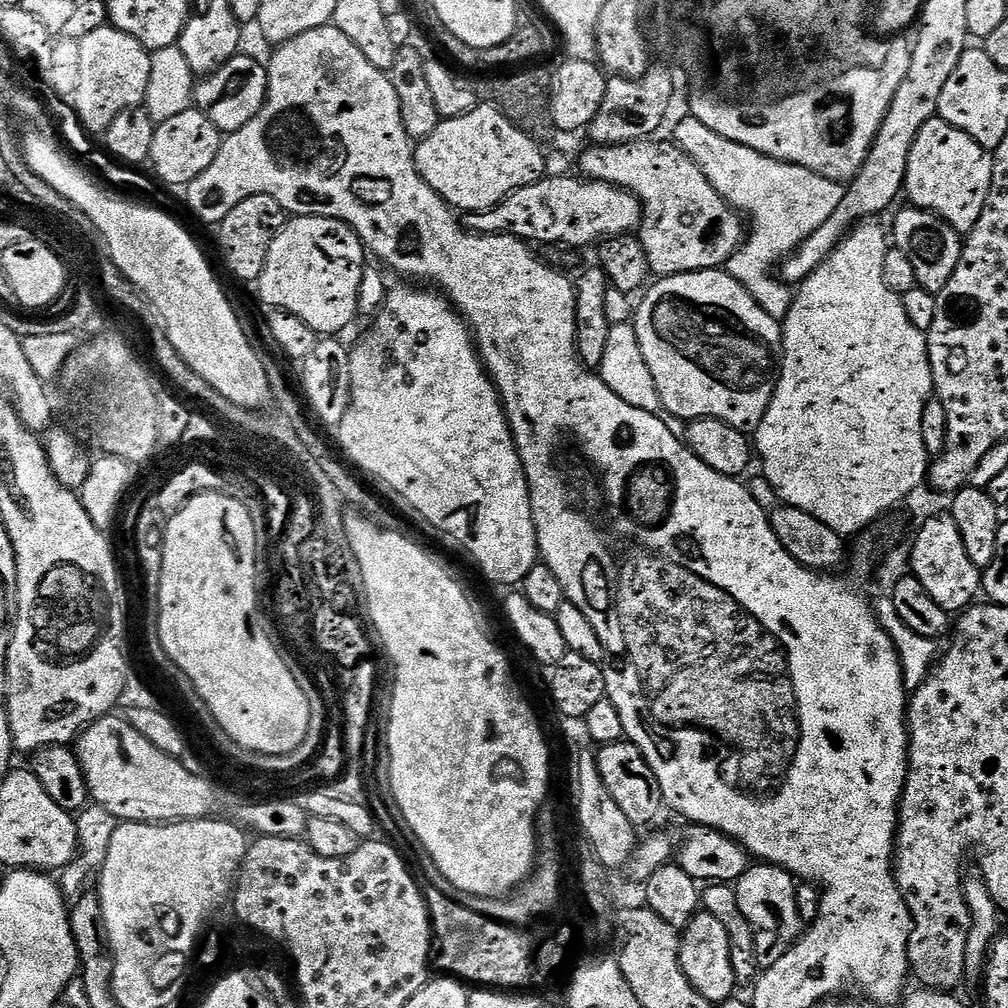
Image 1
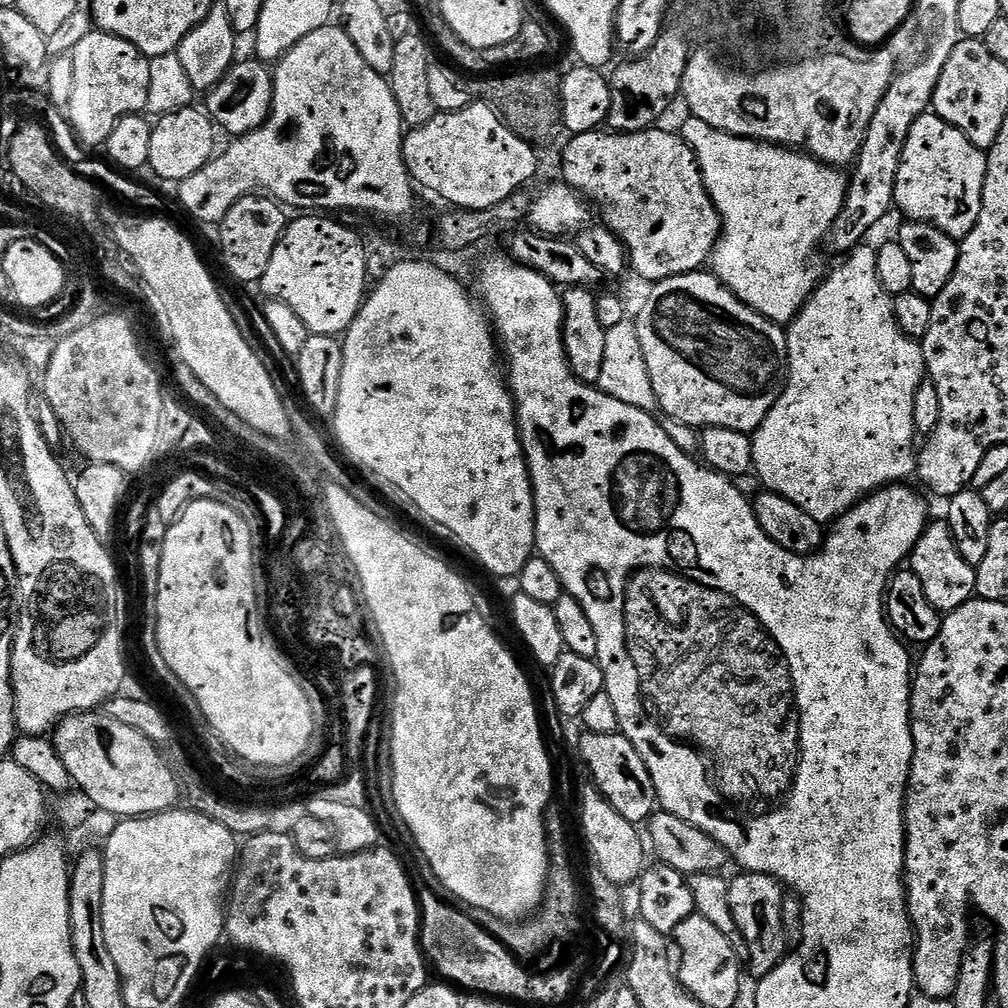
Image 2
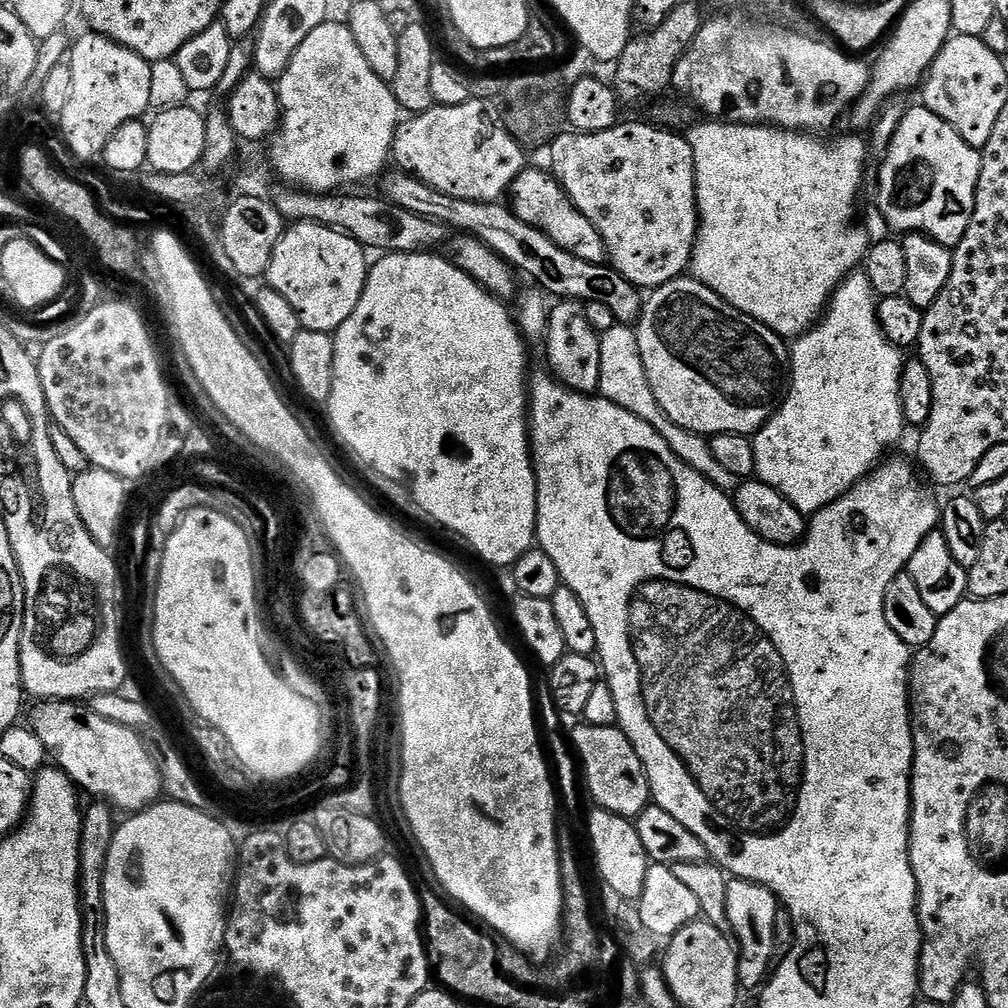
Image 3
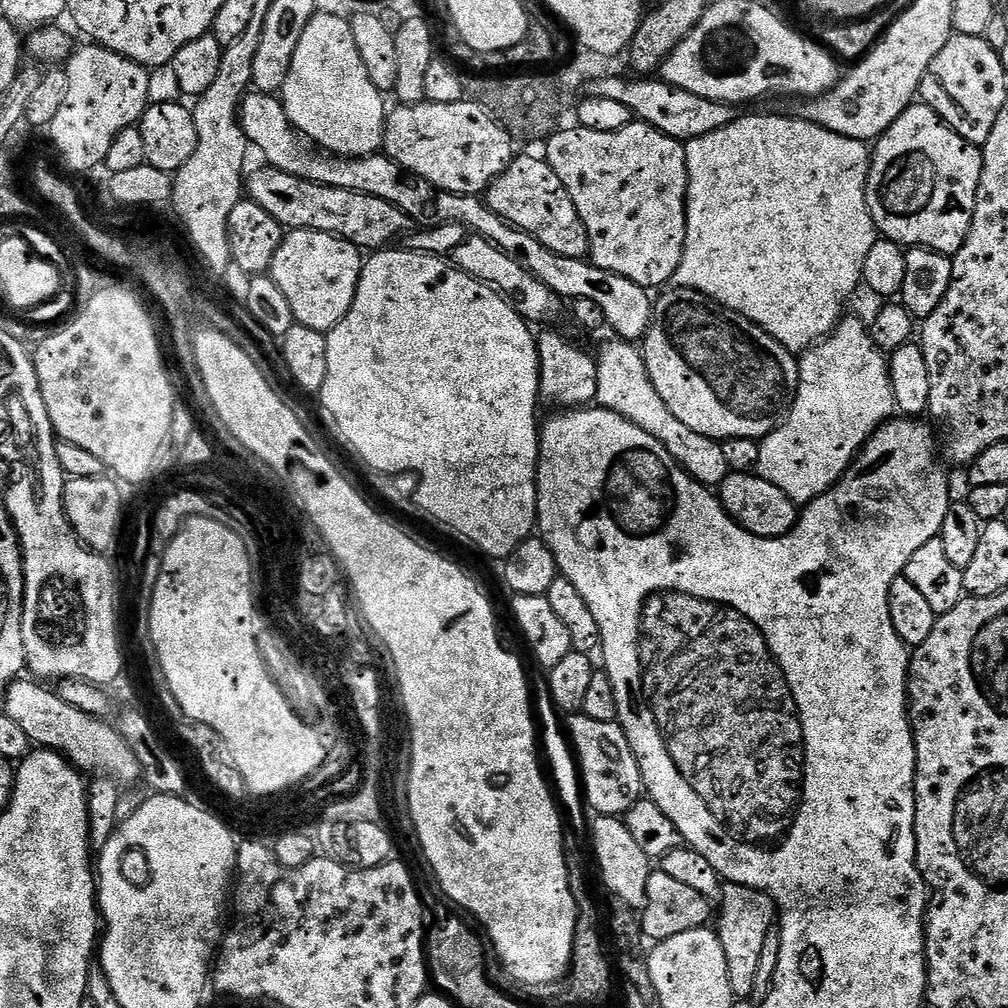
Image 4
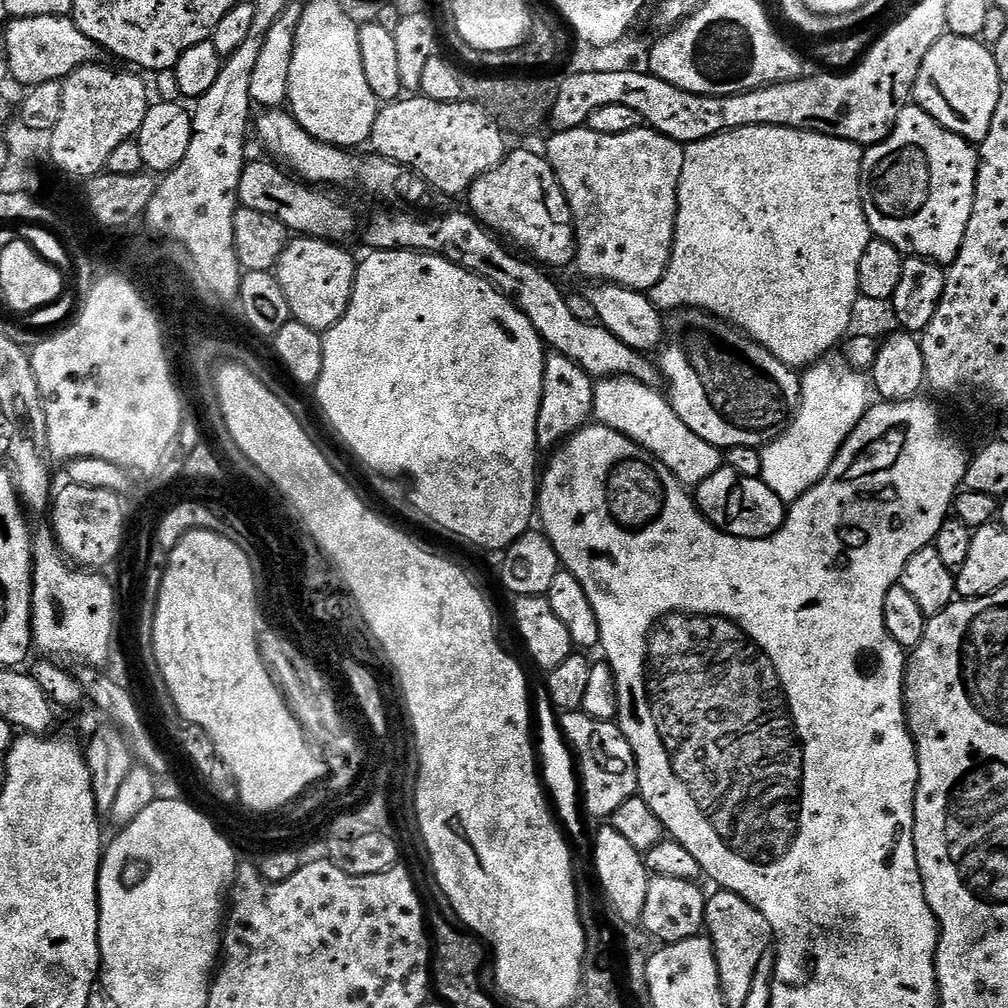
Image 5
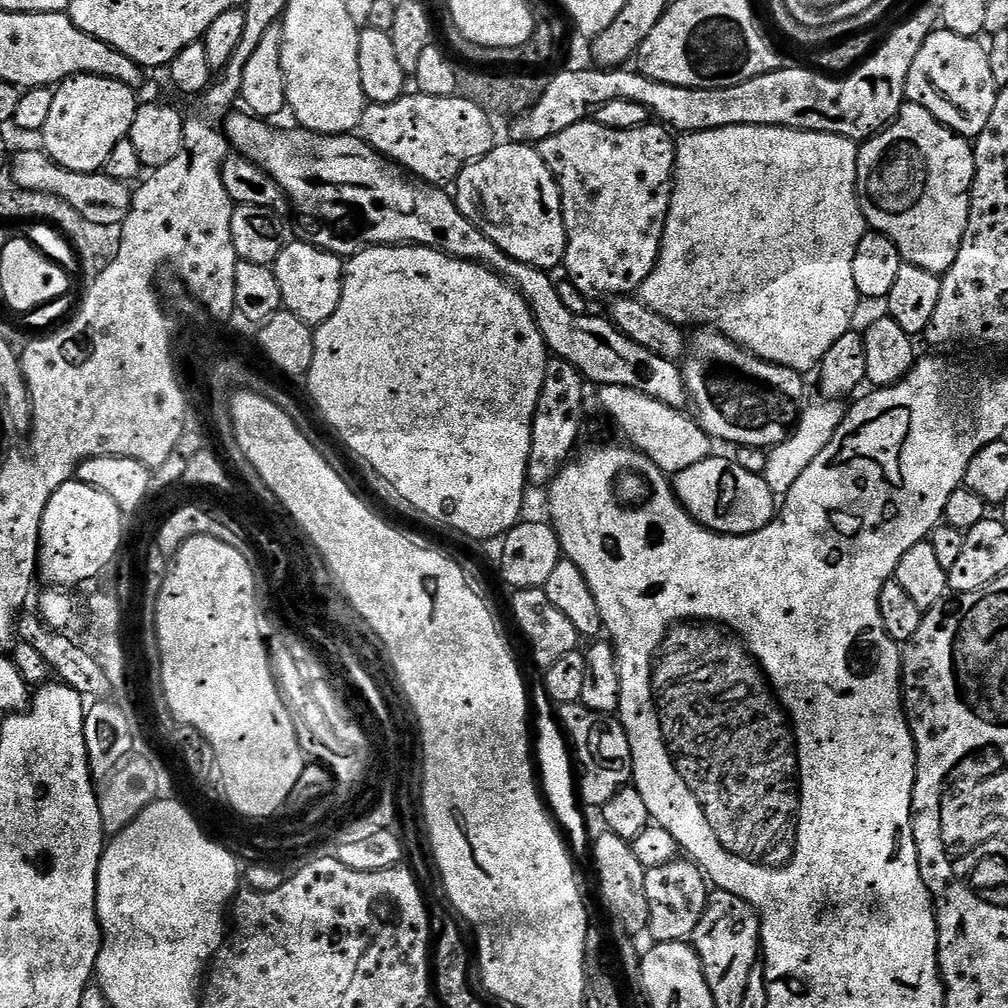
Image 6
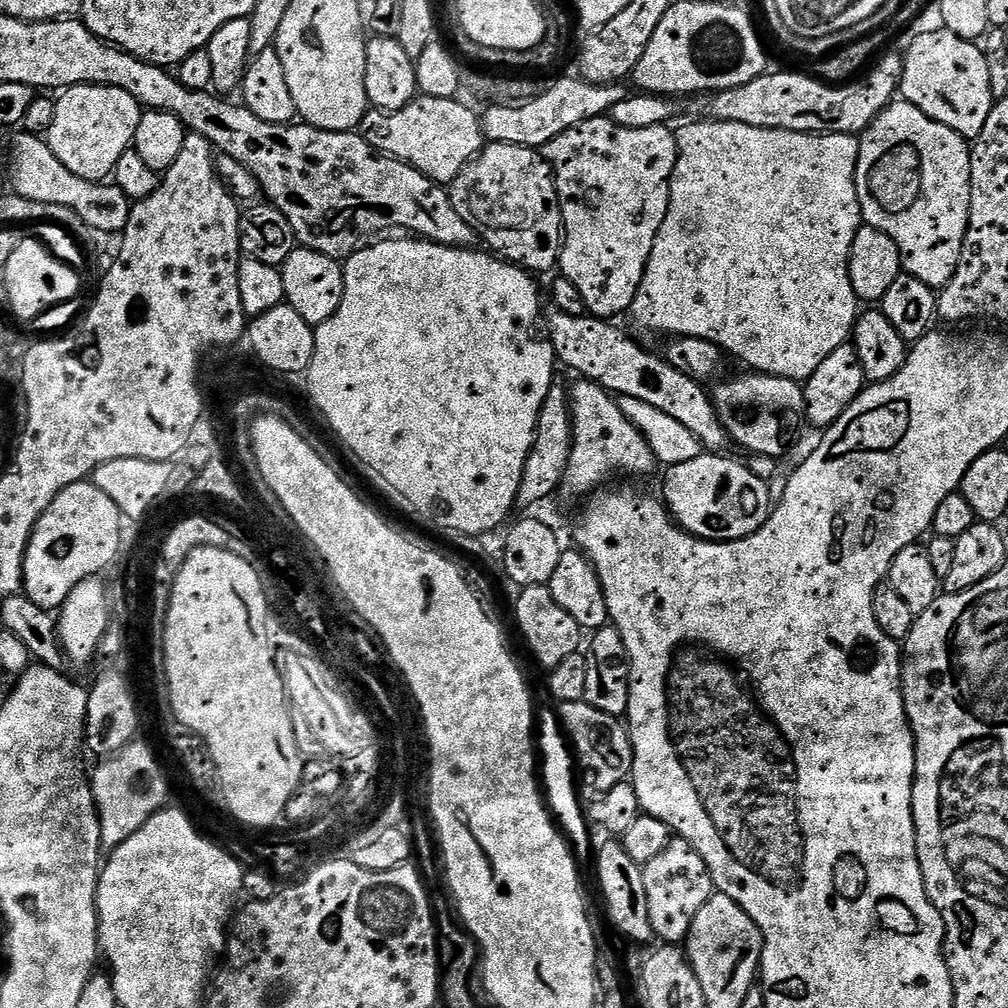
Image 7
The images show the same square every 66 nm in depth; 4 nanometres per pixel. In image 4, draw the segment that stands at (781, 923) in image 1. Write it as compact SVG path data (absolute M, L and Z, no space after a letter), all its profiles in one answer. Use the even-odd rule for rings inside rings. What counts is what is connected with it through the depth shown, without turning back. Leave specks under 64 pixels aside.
M729 883L723 885L718 897L718 905L720 904L718 931L722 950L726 950L726 970L730 974L730 990L737 1001L752 996L754 978L758 975L758 962L762 958L762 946L766 946L766 934L770 931L768 912L759 902L761 903L757 893Z

